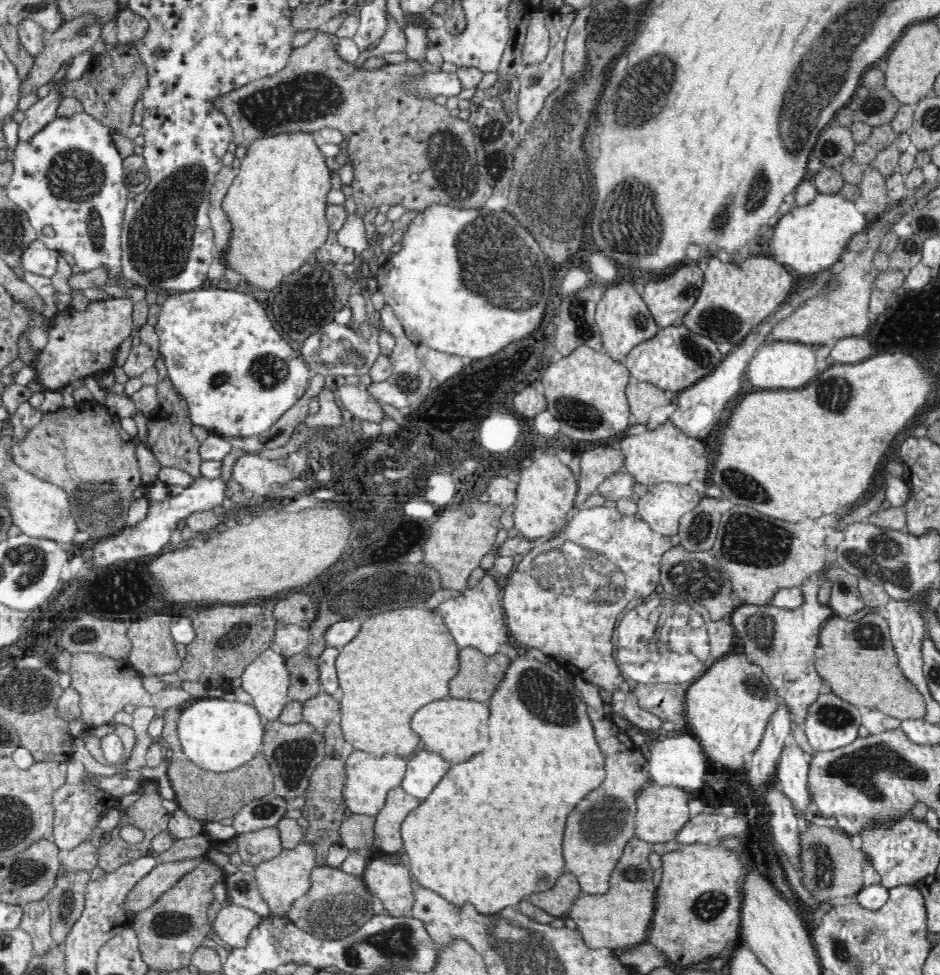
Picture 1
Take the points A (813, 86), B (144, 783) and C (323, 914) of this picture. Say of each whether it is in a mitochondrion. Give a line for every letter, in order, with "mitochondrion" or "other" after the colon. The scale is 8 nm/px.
A: mitochondrion
B: other
C: mitochondrion

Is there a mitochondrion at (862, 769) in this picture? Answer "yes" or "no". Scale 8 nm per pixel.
yes

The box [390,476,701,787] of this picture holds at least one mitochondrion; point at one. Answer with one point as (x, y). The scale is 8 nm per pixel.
(588, 570)

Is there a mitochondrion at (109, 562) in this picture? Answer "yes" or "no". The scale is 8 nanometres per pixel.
yes

